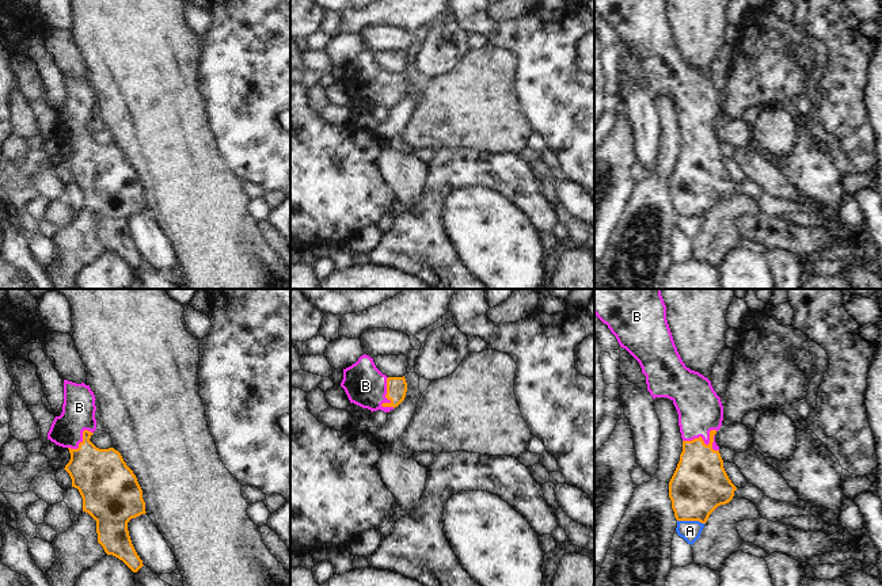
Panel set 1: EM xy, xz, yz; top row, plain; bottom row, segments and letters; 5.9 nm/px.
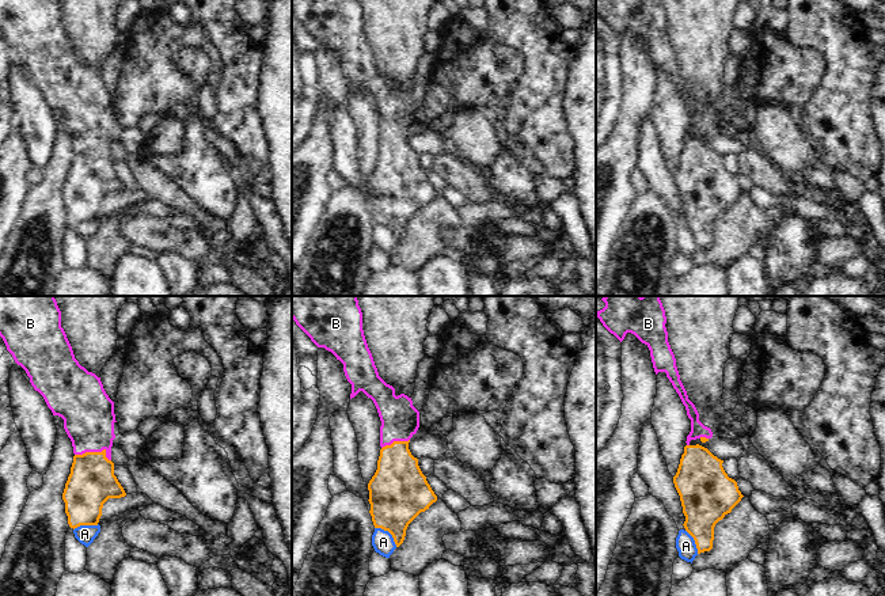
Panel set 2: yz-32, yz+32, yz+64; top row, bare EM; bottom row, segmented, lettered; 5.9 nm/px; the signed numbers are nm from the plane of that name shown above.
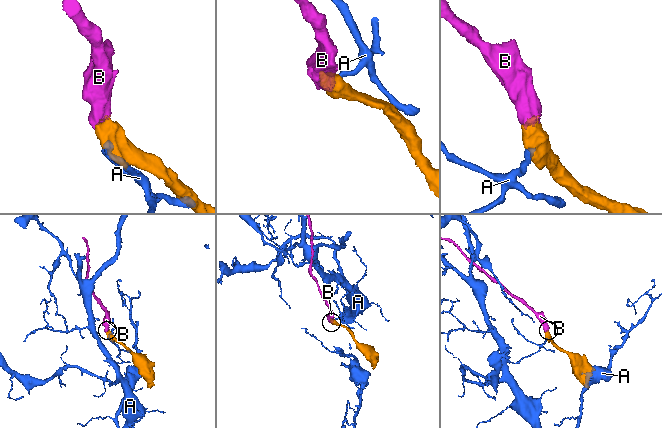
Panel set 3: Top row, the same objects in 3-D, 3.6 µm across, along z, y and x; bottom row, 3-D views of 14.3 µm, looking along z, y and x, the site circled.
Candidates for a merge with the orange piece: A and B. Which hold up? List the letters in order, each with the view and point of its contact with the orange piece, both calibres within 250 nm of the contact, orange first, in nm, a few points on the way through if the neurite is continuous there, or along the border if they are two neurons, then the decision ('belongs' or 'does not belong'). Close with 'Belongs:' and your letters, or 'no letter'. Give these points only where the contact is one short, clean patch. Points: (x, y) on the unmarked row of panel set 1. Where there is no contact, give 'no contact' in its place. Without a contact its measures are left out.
A: contact yz (691, 216); calibres 340 and 120 nm; border yz (677, 216), (698, 216), (704, 220); does not belong
B: contact yz (702, 136); calibres 320 and 260 nm; way yz (699, 178), (702, 136), (699, 105); belongs
Belongs: B

